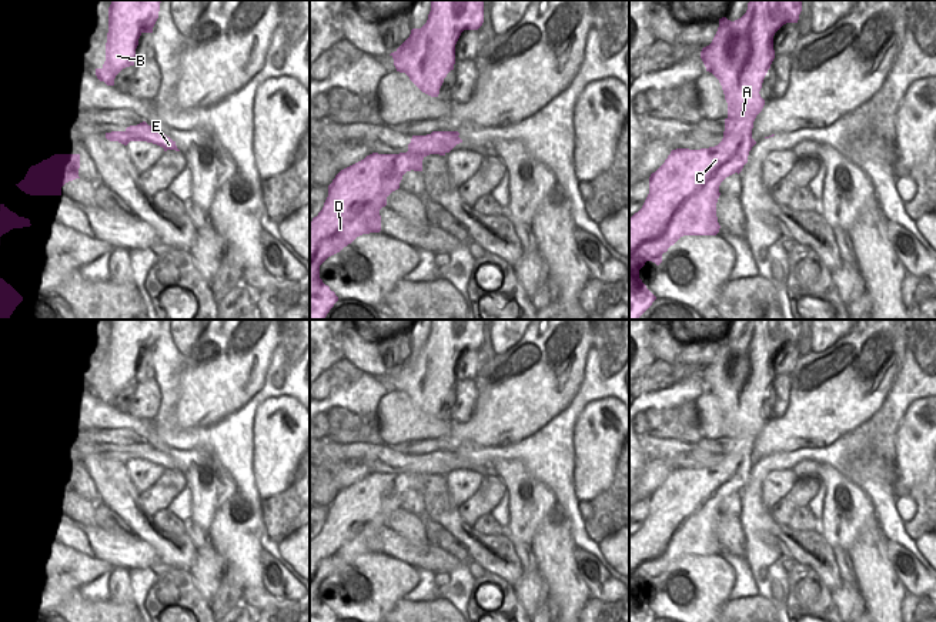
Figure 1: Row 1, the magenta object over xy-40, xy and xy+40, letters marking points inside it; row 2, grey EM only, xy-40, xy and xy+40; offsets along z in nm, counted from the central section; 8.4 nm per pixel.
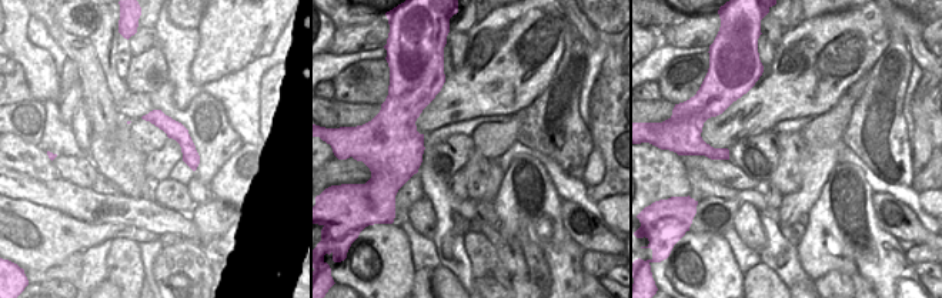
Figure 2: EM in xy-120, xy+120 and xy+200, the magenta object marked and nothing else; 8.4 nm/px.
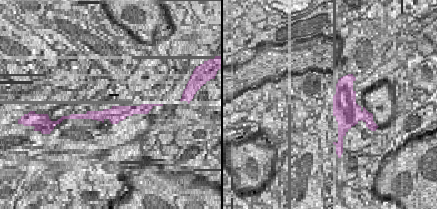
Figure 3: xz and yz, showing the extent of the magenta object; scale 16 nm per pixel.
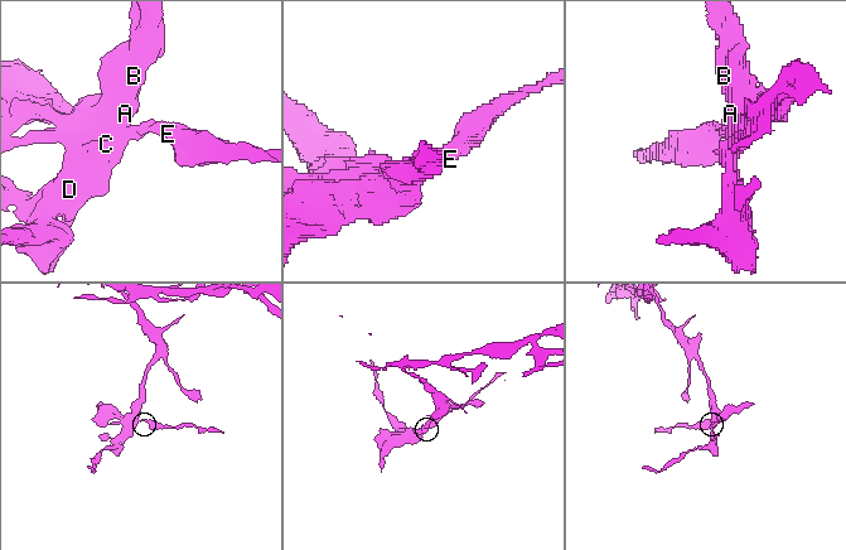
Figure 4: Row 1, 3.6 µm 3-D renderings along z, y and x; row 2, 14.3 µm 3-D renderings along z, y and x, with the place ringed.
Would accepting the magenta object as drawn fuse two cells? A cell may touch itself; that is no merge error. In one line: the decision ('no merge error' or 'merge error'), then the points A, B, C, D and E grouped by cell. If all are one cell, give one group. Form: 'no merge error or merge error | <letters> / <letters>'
merge error | A B C D / E

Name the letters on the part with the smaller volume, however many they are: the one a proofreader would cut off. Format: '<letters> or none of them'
E

